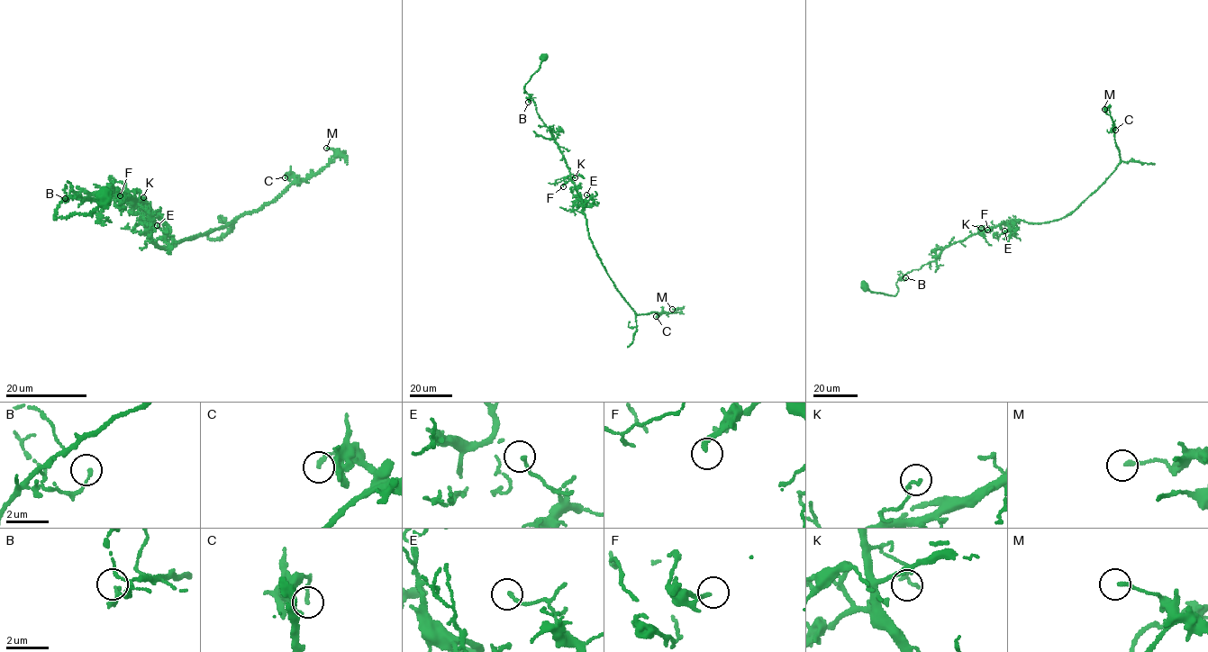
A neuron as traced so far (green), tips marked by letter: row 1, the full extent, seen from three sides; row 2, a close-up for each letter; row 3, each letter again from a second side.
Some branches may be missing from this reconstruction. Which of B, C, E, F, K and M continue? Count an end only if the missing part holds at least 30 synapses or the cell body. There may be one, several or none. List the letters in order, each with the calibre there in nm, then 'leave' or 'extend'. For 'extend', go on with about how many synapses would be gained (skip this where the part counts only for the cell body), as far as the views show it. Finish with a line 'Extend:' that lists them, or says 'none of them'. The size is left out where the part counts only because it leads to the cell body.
B: 150 nm thick; leave
C: 160 nm thick; leave
E: 160 nm thick; leave
F: 220 nm thick; extend; about 35 synapses
K: 170 nm thick; leave
M: 170 nm thick; leave
Extend: F

